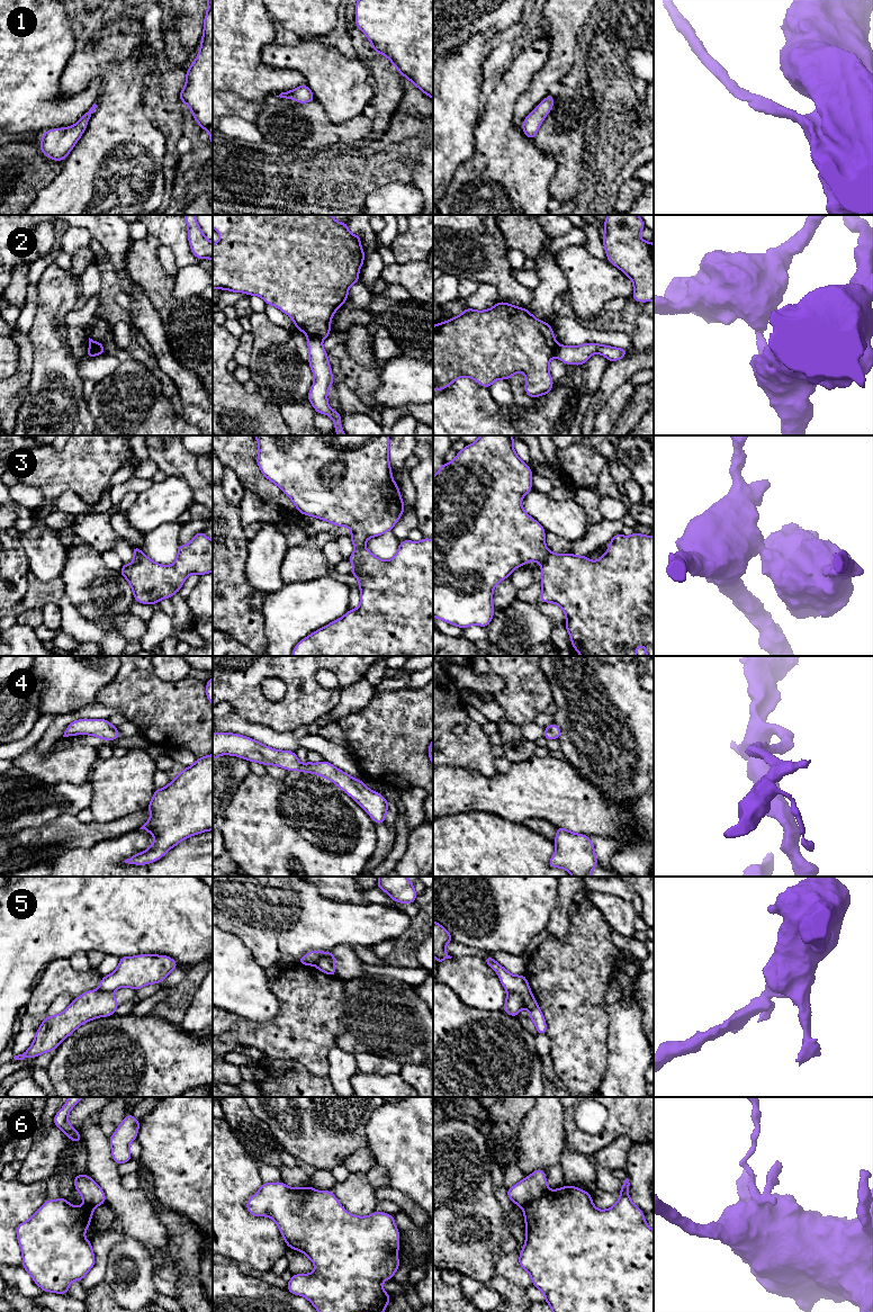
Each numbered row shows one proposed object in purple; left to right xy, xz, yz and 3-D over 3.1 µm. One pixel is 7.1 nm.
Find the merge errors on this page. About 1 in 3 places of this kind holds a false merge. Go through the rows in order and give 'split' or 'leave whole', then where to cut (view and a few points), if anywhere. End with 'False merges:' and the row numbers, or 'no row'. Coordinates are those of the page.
1: leave whole; cut none
2: split; cut xz (307, 335), (322, 340)
3: split; cut yz (549, 551), (547, 557), (540, 563)
4: leave whole; cut none
5: split; cut yz (507, 991), (518, 994), (523, 1006)
6: split; cut yz (549, 1191), (522, 1207)
False merges: 2, 3, 5, 6

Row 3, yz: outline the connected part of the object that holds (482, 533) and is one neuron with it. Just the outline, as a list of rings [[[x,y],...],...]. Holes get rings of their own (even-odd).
[[[480,435],[474,443],[457,452],[456,458],[451,462],[444,462],[433,477],[433,617],[461,629],[472,624],[486,628],[494,617],[494,587],[503,579],[510,577],[515,568],[526,565],[530,560],[541,564],[549,554],[544,542],[546,530],[521,505],[522,498],[532,488],[532,470],[518,457],[513,448],[513,441],[516,439],[511,435]]]

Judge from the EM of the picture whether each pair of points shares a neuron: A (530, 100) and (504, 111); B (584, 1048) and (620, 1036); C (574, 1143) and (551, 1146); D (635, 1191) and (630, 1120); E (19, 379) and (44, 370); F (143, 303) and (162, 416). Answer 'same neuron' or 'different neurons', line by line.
A: different neurons
B: different neurons
C: different neurons
D: different neurons
E: different neurons
F: different neurons

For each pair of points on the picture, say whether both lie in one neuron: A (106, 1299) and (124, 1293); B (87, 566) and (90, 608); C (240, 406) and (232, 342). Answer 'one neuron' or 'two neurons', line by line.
A: two neurons
B: one neuron
C: one neuron

